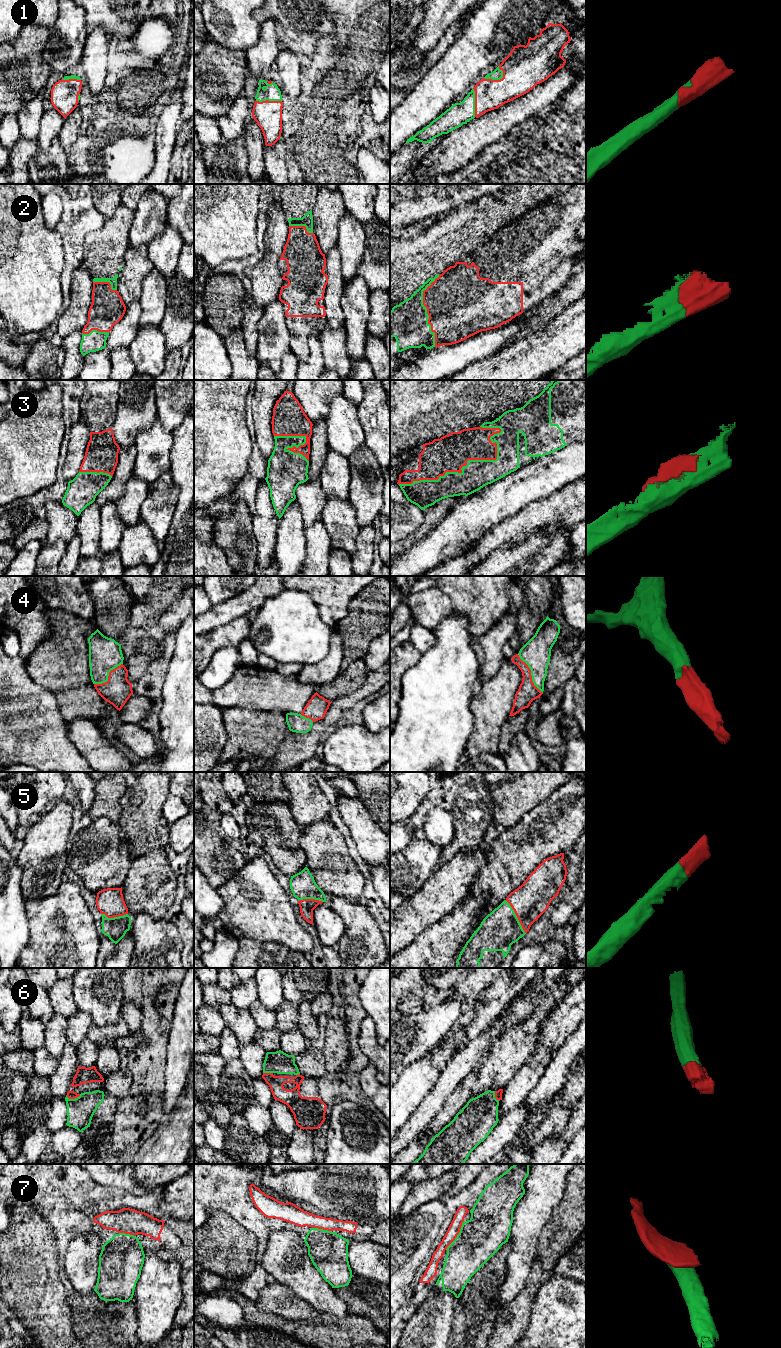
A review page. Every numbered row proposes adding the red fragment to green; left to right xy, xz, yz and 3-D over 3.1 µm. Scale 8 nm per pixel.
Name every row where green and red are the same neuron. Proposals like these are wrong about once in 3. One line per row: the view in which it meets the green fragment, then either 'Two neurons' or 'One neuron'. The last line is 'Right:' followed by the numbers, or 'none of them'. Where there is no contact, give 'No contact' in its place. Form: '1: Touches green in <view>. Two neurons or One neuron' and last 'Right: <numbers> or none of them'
1: Touches green in yz. One neuron
2: Touches green in yz. One neuron
3: Touches green in yz. One neuron
4: Touches green in yz. One neuron
5: Touches green in yz. One neuron
6: Touches green in xy. One neuron
7: Touches green in yz. Two neurons
Right: 1, 2, 3, 4, 5, 6

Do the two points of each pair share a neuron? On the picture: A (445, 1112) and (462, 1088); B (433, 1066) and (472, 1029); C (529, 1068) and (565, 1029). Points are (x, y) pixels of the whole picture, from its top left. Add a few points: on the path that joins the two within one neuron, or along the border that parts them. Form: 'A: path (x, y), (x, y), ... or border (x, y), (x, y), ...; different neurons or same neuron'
A: path (451, 1106), (462, 1094); same neuron
B: border (463, 1029), (463, 1039), (458, 1044), (455, 1052); different neurons
C: path (539, 1058), (555, 1039); same neuron

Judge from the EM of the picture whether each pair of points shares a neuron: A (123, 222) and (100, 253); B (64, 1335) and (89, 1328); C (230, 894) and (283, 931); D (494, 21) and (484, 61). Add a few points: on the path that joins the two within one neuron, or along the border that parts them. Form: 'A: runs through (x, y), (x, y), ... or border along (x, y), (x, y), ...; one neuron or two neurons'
A: runs through (115, 230), (112, 241), (108, 245); one neuron
B: border along (70, 1309), (73, 1331), (77, 1337); two neurons
C: runs through (243, 895), (270, 918); one neuron
D: runs through (492, 31), (484, 40), (484, 51); one neuron

